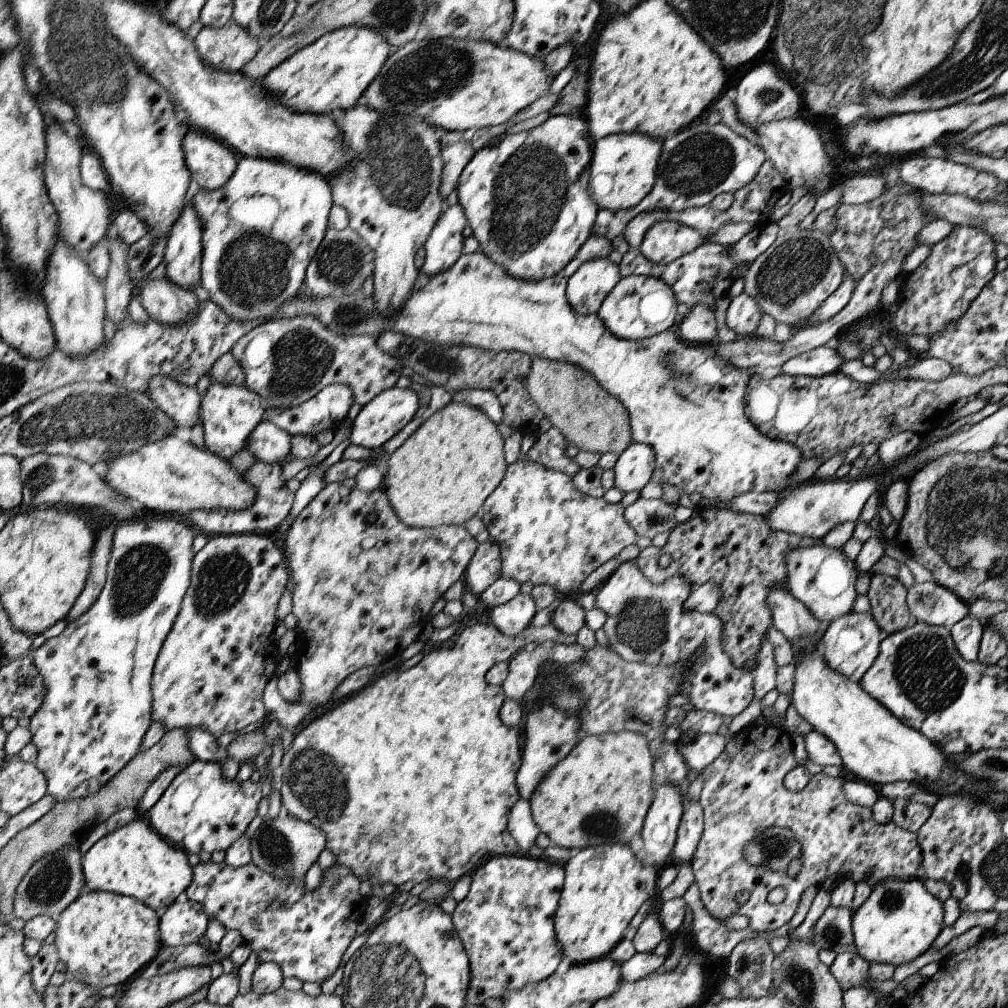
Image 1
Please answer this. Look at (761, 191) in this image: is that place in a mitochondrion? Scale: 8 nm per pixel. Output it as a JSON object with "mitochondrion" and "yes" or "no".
{"mitochondrion":"no"}

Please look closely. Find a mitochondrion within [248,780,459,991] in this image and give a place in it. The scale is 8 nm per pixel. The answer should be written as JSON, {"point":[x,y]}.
{"point":[275,849]}

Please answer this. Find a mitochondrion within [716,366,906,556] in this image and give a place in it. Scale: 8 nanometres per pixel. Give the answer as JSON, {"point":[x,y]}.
{"point":[793,400]}

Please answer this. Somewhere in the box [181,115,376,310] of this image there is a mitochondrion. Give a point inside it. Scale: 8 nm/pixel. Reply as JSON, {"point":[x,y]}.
{"point":[341,264]}

